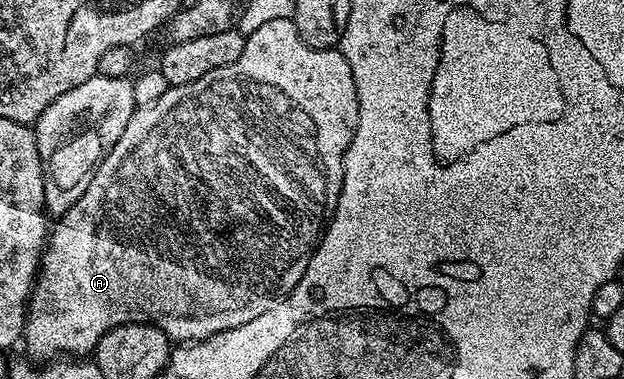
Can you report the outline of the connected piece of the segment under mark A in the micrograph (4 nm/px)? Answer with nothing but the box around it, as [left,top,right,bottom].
[22,19,359,363]

